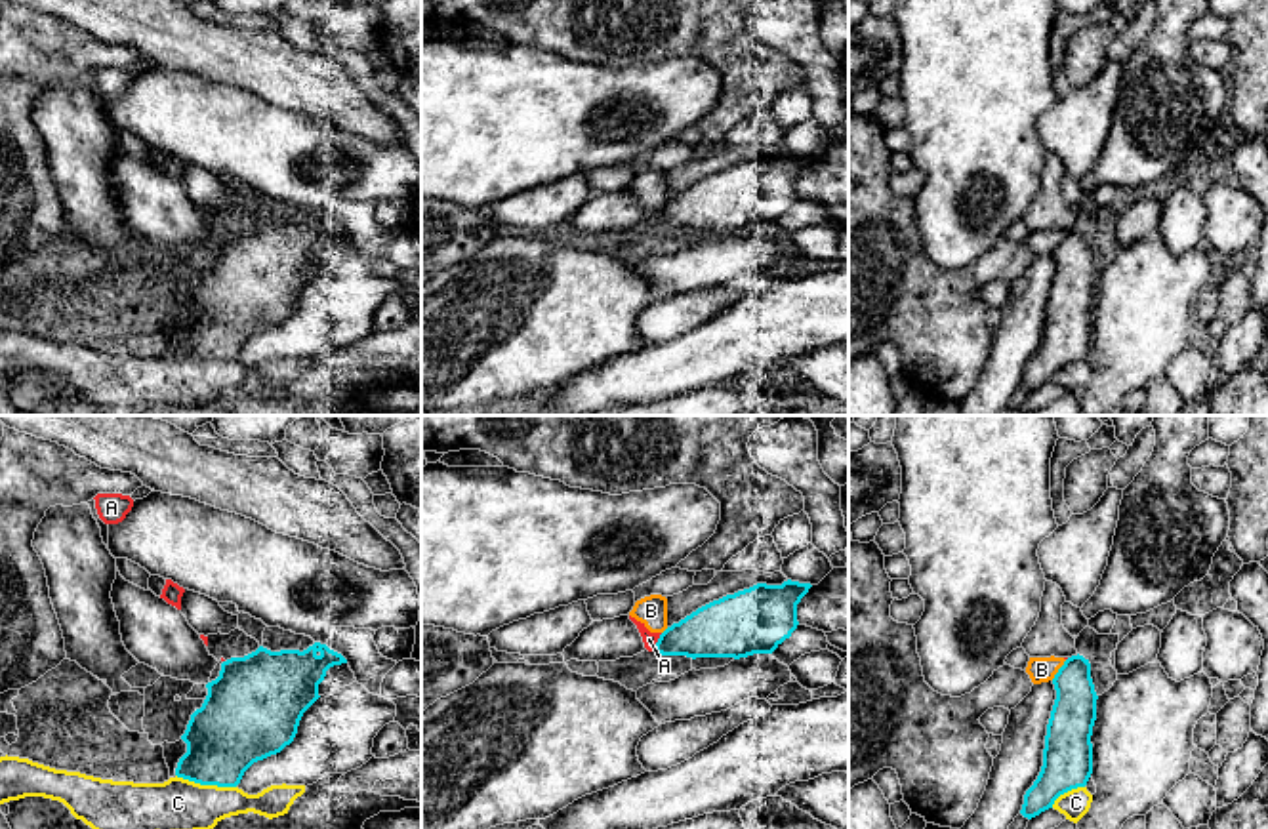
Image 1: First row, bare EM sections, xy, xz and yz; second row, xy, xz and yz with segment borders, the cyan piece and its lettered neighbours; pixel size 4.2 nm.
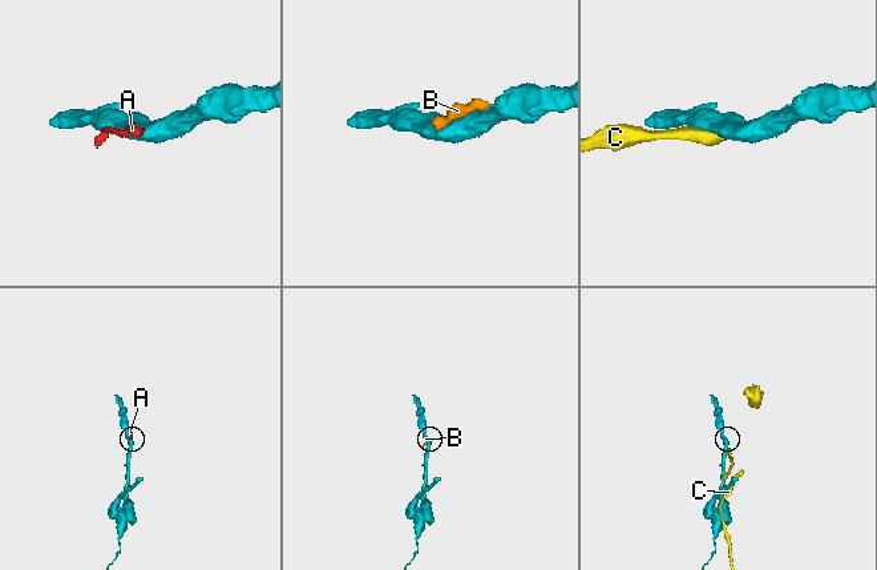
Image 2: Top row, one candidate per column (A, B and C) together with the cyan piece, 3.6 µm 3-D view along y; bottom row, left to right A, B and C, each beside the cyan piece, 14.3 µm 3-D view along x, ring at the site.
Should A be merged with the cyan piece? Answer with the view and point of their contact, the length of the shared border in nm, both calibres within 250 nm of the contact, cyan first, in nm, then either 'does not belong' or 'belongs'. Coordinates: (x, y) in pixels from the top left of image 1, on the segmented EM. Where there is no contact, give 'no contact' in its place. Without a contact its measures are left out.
meets cyan in xz at (658, 641); contact 80 nm long; 220 nm thick on the cyan side, 60 nm on the other; does not belong

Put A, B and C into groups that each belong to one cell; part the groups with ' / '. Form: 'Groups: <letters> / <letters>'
Groups: A B / C

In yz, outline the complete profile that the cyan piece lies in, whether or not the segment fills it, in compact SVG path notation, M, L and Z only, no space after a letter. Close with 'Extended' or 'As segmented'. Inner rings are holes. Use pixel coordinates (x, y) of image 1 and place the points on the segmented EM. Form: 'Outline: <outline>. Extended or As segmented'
Outline: M1079 654L1068 657L1053 684L1056 699L1047 724L1043 766L1020 810L1028 819L1053 808L1060 795L1085 787L1093 774L1091 736L1098 696L1089 659Z. As segmented

